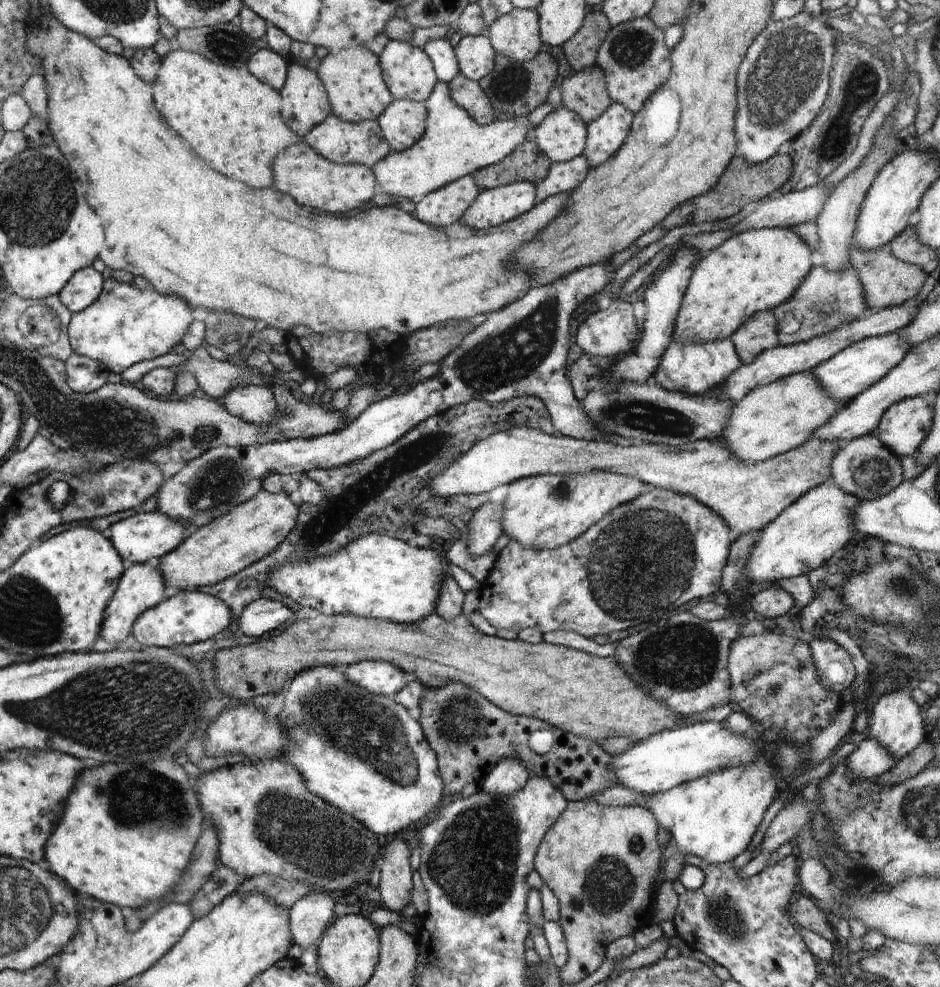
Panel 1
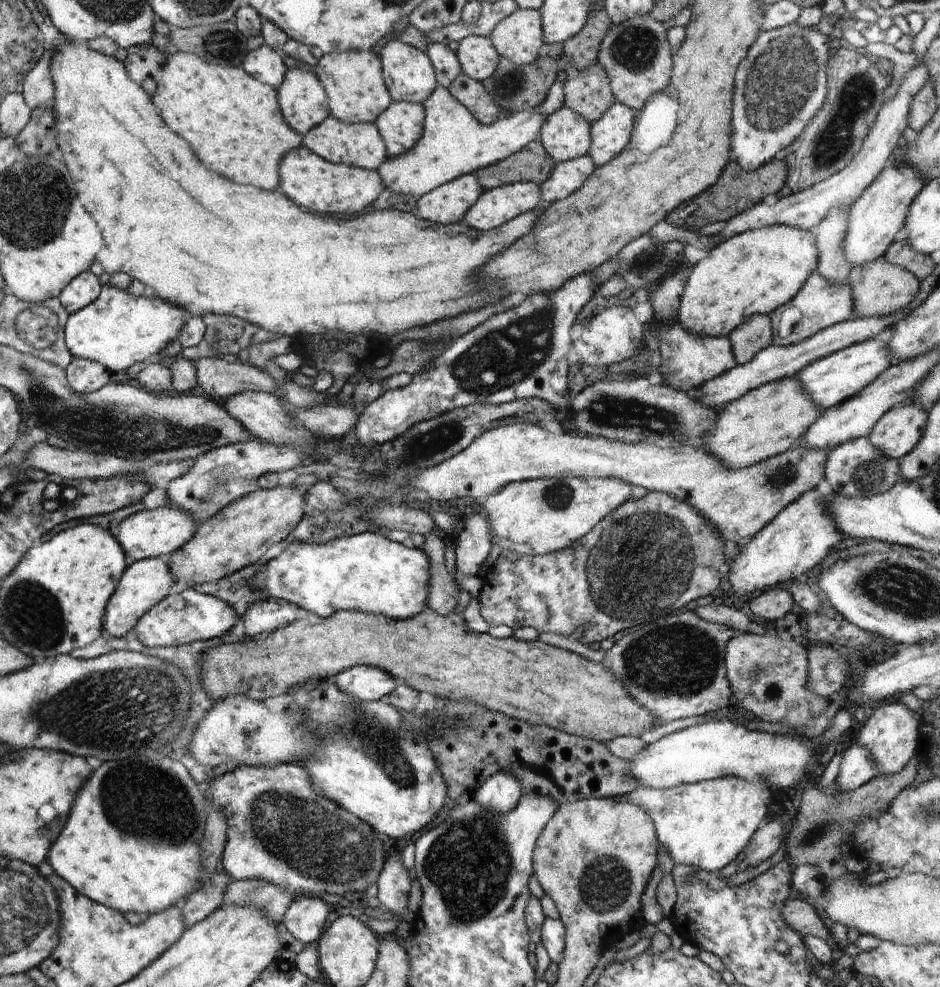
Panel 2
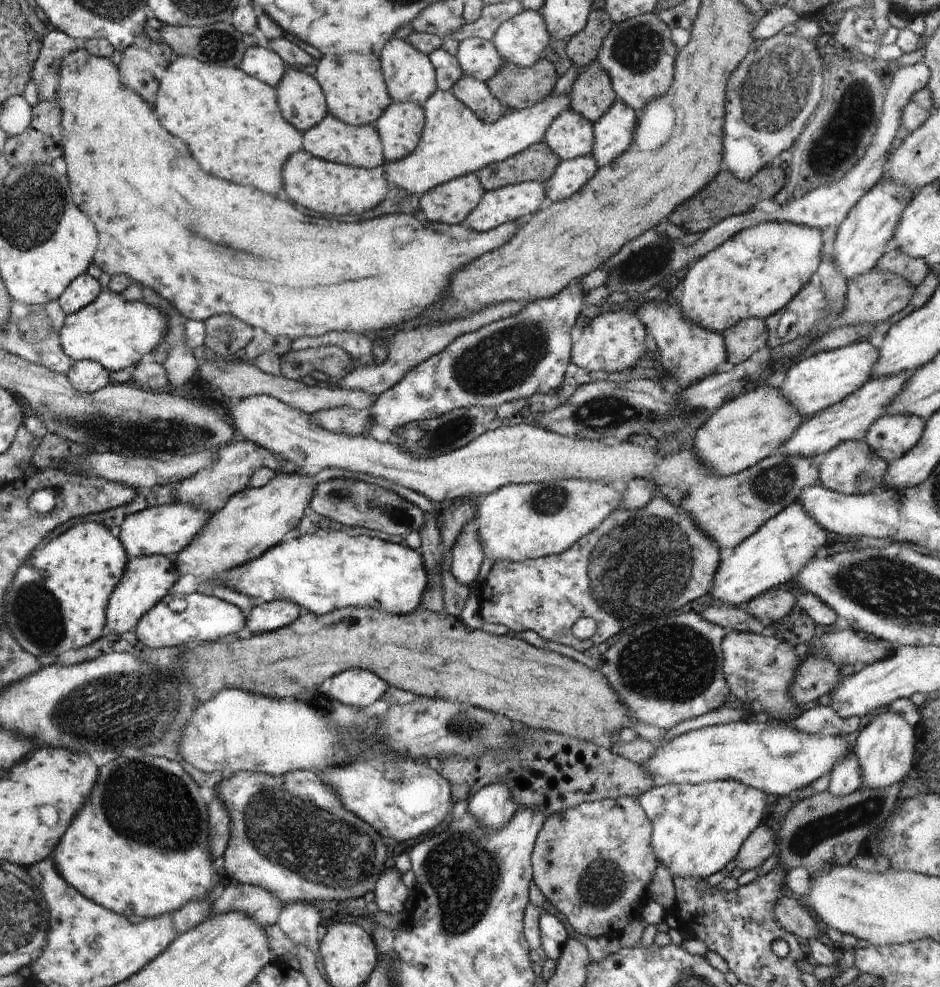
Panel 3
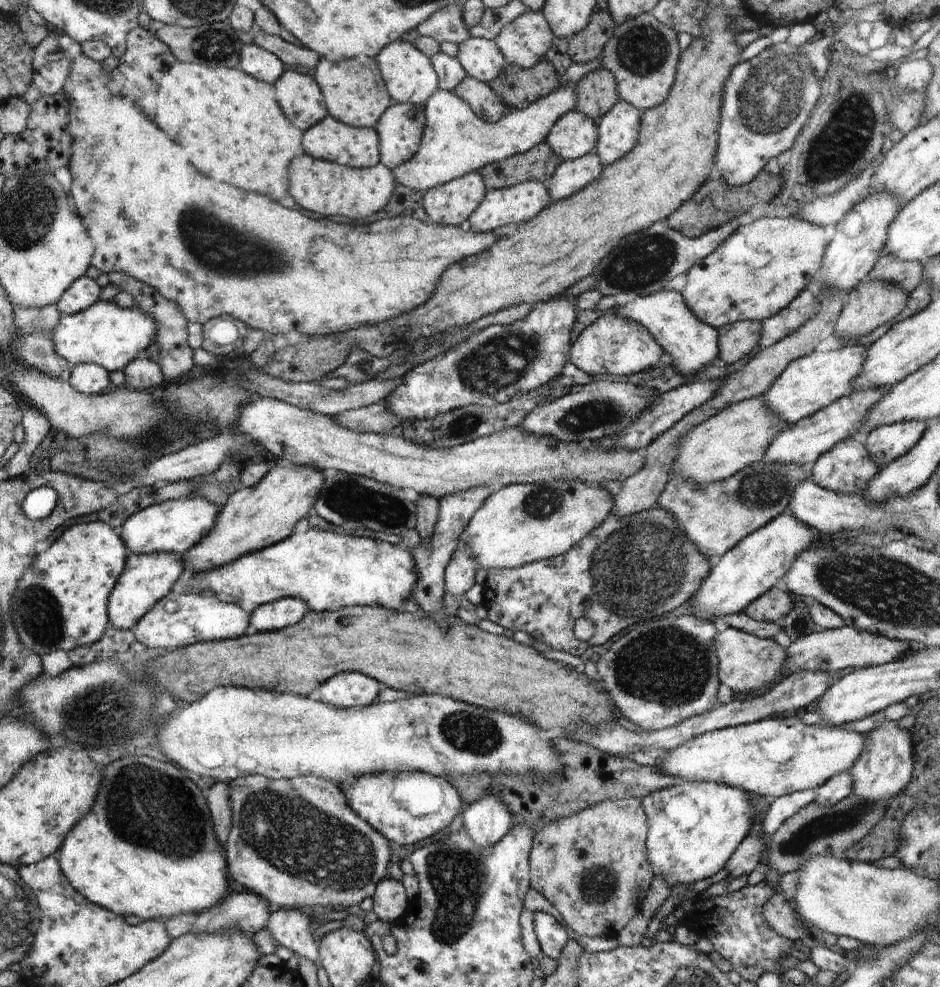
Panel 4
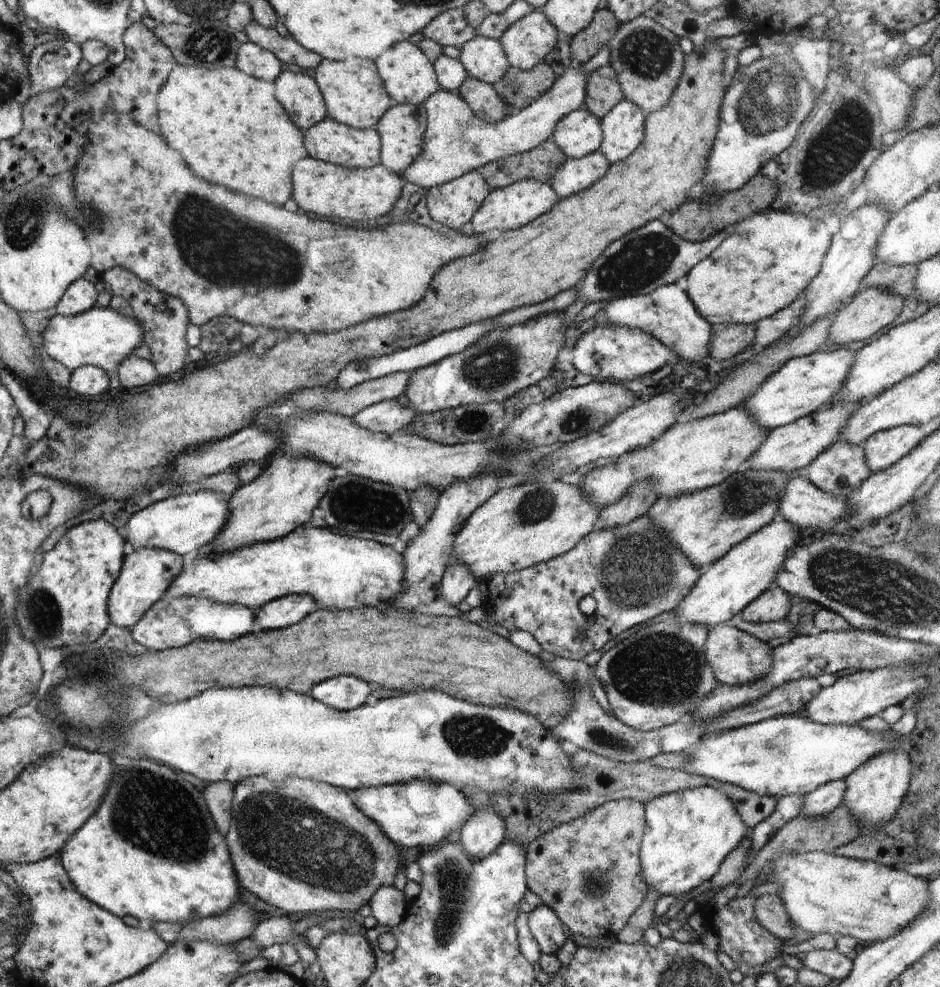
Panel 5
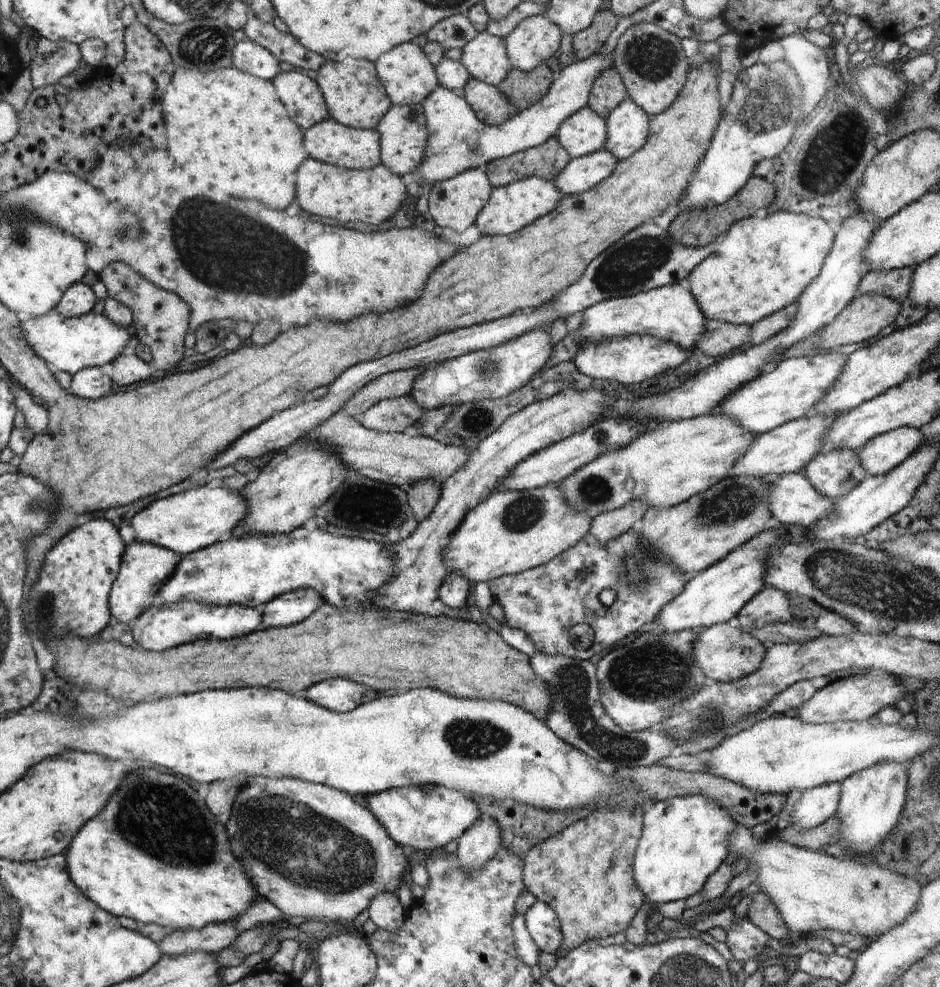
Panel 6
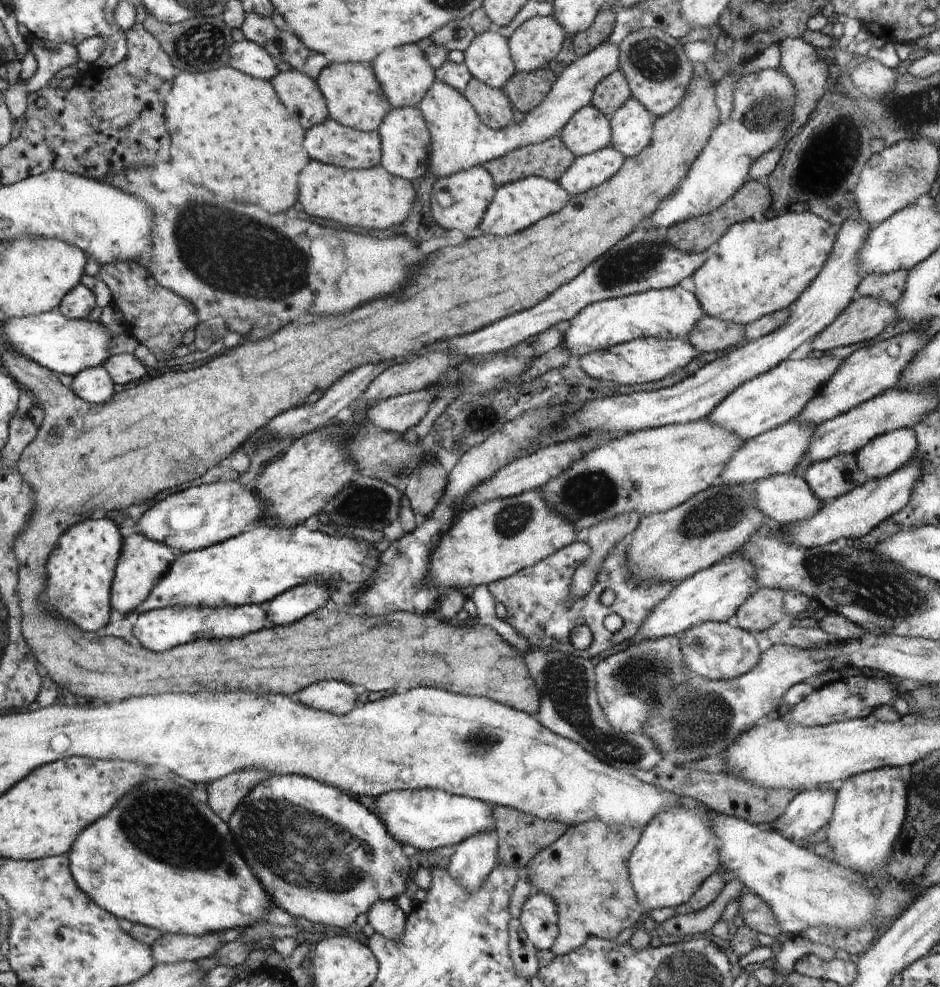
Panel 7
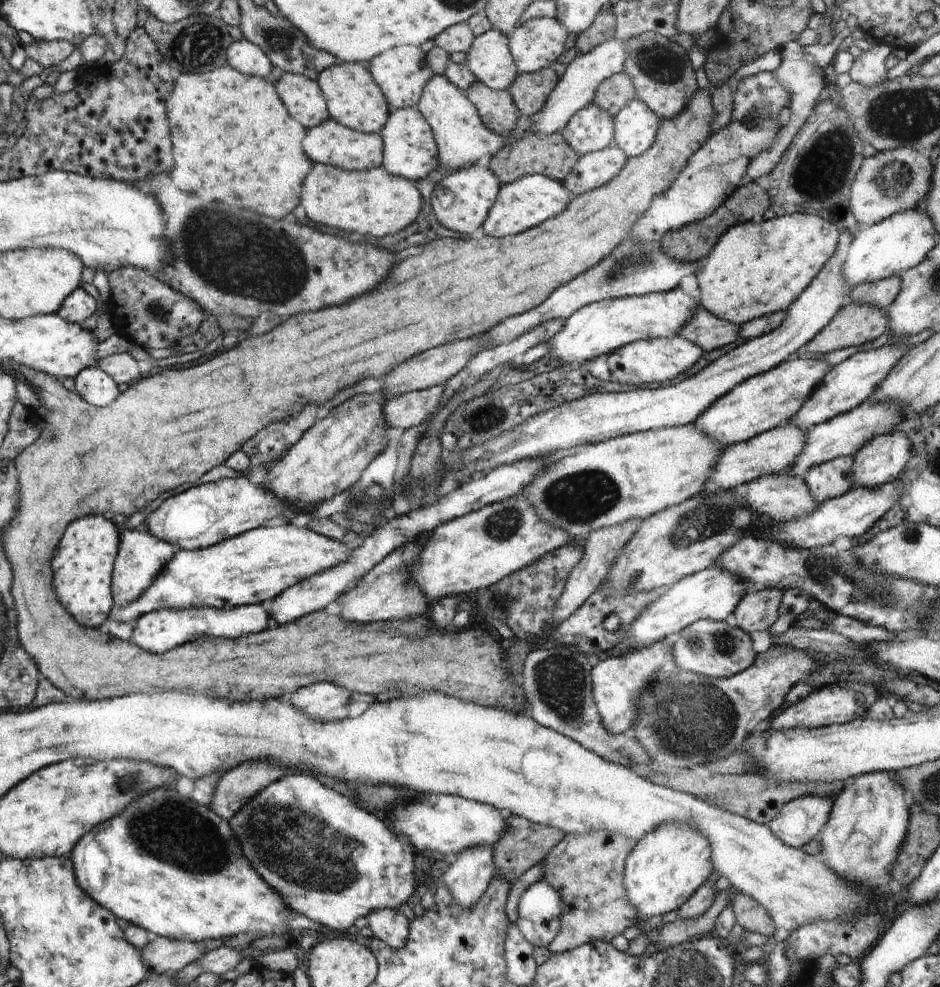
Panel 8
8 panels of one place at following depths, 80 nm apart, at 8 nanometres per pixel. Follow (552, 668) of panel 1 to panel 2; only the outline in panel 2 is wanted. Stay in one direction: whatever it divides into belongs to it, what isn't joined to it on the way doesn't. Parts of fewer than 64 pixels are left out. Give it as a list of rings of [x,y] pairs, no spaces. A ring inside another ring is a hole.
[[[432,609],[404,620],[346,610],[334,612],[330,618],[310,614],[306,620],[296,620],[280,628],[280,632],[270,632],[266,638],[245,638],[210,648],[201,662],[201,677],[212,702],[236,694],[250,696],[252,700],[264,700],[286,694],[292,686],[310,678],[328,678],[356,665],[384,668],[392,676],[404,678],[410,688],[416,688],[420,693],[424,690],[432,696],[454,698],[454,701],[474,698],[486,708],[510,718],[531,725],[548,725],[569,735],[604,744],[616,736],[644,737],[648,730],[661,724],[656,722],[655,716],[647,708],[630,696],[628,689],[604,664],[590,662],[567,649],[554,648],[538,638],[535,641],[521,641],[512,636],[498,640],[488,633],[476,634],[468,627],[462,614],[454,612],[440,616]]]

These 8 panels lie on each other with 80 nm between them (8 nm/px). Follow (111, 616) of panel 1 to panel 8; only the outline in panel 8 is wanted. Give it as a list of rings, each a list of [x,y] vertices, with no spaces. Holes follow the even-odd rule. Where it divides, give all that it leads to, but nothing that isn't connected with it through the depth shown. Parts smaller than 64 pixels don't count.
[[[126,529],[120,534],[120,554],[116,558],[114,580],[112,580],[112,596],[118,606],[126,607],[134,603],[147,588],[155,582],[156,578],[168,568],[172,559],[179,552],[176,545],[160,540],[146,531]]]

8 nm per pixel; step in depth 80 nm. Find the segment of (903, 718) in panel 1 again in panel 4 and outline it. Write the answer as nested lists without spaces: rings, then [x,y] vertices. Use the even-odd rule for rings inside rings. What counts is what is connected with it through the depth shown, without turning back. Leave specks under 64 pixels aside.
[[[886,719],[883,724],[874,728],[869,733],[864,734],[864,748],[860,756],[855,760],[851,766],[850,772],[854,783],[854,794],[858,795],[861,799],[869,801],[878,801],[880,799],[890,800],[896,796],[904,787],[910,782],[913,773],[913,760],[912,760],[912,747],[913,737],[908,729],[901,727],[898,722]]]

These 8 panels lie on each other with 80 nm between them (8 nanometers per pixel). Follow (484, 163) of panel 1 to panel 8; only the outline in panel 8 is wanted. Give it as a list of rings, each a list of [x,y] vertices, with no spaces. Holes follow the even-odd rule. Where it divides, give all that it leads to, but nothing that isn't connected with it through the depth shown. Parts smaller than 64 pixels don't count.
[[[614,38],[595,46],[586,54],[578,54],[559,77],[558,84],[548,95],[544,106],[534,115],[533,123],[526,132],[542,136],[561,132],[571,116],[593,102],[596,89],[603,80],[623,71],[626,42],[620,42]],[[434,75],[424,86],[416,108],[432,129],[437,144],[438,168],[448,172],[476,165],[482,156],[492,156],[514,142],[511,135],[493,133],[484,126],[479,112],[466,94],[442,75]]]

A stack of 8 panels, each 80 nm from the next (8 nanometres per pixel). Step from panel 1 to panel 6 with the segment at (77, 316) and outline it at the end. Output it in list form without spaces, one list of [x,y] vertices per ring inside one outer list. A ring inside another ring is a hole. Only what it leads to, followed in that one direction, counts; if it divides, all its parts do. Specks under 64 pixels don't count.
[[[52,310],[41,317],[21,318],[21,327],[29,345],[48,366],[55,366],[72,376],[85,368],[114,362],[130,342],[128,330],[114,323],[104,313],[89,312],[87,315],[68,318]]]

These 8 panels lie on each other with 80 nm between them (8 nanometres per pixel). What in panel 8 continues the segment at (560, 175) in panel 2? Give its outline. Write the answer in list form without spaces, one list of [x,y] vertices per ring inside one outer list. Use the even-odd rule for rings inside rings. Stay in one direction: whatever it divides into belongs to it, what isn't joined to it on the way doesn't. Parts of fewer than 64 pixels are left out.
[[[616,144],[579,156],[573,171],[563,180],[568,192],[581,195],[609,183],[626,164],[626,153]]]

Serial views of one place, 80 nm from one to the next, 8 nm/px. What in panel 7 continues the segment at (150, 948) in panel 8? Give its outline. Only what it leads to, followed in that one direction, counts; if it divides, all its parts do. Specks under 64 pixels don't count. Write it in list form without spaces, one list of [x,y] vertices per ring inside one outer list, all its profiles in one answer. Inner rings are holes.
[[[216,931],[202,936],[163,933],[151,944],[151,949],[157,964],[197,961],[216,955],[224,946],[221,939],[223,935]]]

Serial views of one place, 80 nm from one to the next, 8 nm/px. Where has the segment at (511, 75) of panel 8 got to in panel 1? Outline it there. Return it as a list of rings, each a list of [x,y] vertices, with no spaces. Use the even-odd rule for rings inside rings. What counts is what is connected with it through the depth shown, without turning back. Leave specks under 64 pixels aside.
[[[486,33],[463,35],[455,53],[460,73],[473,81],[479,81],[492,70],[497,55]]]

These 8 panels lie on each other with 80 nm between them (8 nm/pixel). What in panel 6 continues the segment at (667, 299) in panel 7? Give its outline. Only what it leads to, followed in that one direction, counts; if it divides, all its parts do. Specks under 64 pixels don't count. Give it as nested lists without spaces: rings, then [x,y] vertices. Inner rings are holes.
[[[679,283],[664,285],[627,297],[611,298],[584,310],[584,329],[580,333],[579,346],[588,341],[601,341],[608,337],[624,335],[650,335],[666,342],[673,342],[685,351],[694,350],[705,333],[705,316],[692,293]]]

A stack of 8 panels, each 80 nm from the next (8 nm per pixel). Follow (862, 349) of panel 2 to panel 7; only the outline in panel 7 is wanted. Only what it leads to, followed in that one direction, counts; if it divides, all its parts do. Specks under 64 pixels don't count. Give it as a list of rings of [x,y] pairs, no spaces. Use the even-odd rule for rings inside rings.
[[[819,353],[804,359],[783,360],[768,372],[741,384],[712,409],[706,419],[716,423],[743,441],[761,435],[763,432],[796,419],[802,409],[816,397],[841,365],[839,358]]]

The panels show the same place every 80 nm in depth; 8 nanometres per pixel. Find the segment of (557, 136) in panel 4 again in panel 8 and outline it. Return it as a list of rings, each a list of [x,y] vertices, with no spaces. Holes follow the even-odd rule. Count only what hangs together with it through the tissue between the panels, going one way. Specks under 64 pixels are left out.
[[[592,102],[571,116],[561,133],[574,152],[582,156],[614,143],[615,124],[608,112]]]

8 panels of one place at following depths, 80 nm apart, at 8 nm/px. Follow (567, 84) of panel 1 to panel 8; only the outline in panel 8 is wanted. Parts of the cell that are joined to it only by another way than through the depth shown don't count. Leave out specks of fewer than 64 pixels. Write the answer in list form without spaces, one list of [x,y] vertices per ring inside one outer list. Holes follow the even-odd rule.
[[[622,71],[600,83],[593,102],[614,118],[634,98],[635,88],[628,75]]]

